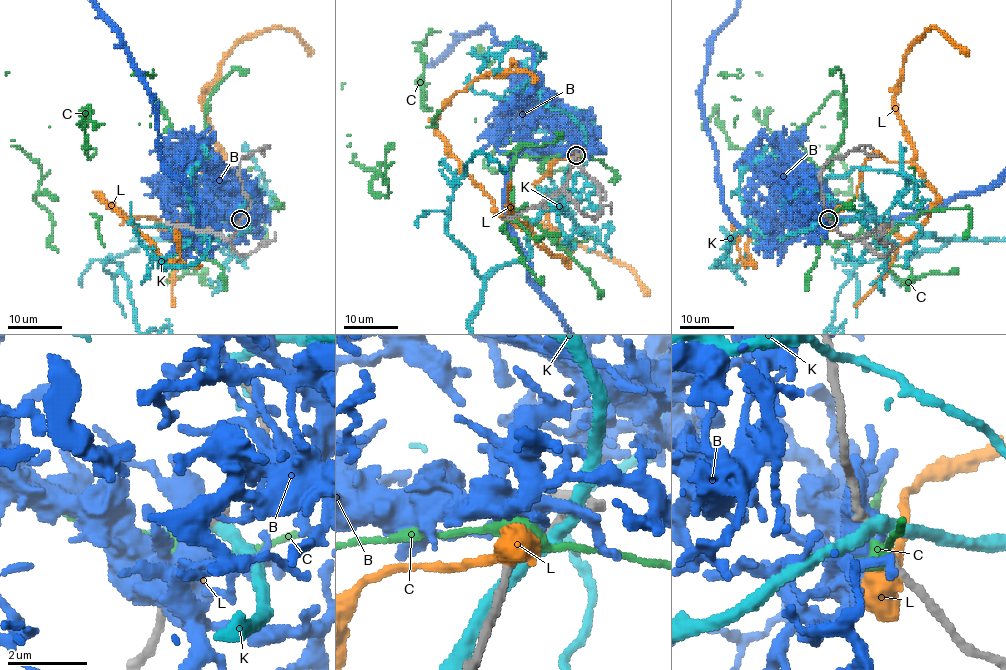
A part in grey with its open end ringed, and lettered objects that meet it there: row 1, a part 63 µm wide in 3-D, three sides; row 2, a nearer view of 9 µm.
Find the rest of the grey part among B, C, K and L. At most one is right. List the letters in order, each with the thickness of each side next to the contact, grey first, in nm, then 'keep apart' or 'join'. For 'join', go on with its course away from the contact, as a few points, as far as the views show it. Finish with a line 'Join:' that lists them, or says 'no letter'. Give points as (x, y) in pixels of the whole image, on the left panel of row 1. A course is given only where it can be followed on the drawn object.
B: calibres 170 and 400 nm; keep apart
C: calibres 170 and 500 nm; join
K: calibres 200 and 360 nm; keep apart
L: calibres 180 and 550 nm; keep apart
Join: C

